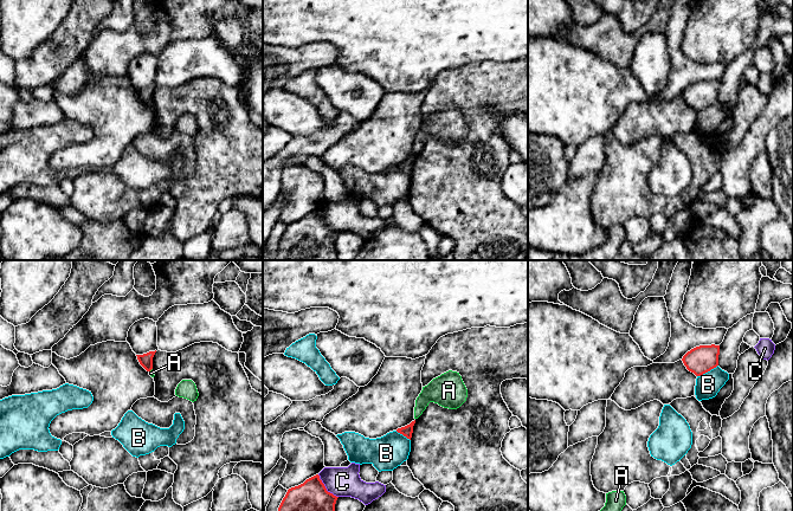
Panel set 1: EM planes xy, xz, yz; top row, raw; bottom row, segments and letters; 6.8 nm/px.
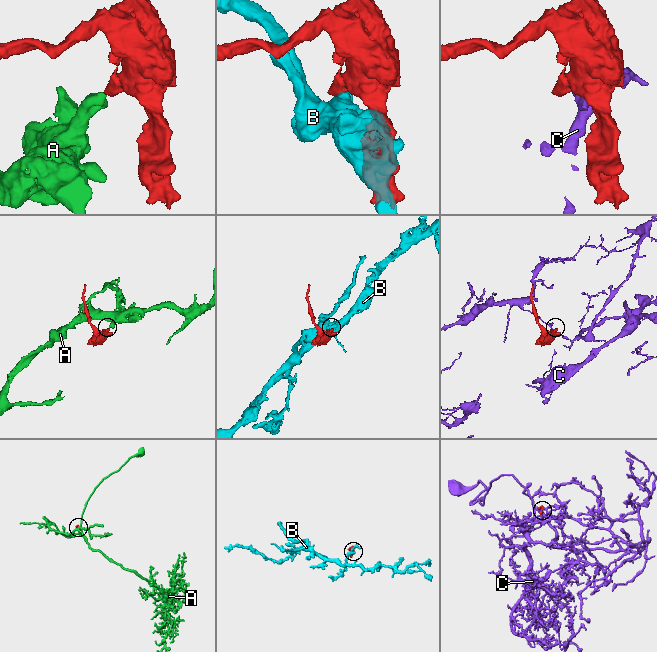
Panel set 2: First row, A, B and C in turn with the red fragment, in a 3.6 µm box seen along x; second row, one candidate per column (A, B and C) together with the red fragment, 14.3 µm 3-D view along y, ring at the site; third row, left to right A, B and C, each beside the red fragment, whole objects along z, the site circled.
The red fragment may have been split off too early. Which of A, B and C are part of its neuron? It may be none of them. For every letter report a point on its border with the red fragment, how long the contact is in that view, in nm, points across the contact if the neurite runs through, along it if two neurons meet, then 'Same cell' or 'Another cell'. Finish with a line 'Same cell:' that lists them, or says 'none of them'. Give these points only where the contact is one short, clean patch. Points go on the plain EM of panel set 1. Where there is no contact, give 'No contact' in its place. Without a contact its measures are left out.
A: Touches red at xy (150, 104). Shared border 40 nm. Boundary: xy (152, 103), (149, 107). Another cell
B: Touches red at yz (707, 107). Shared border 170 nm. Boundary: yz (717, 99), (697, 111). Another cell
C: Touches red at xz (324, 222). Shared border 220 nm. Another cell
Same cell: none of them

